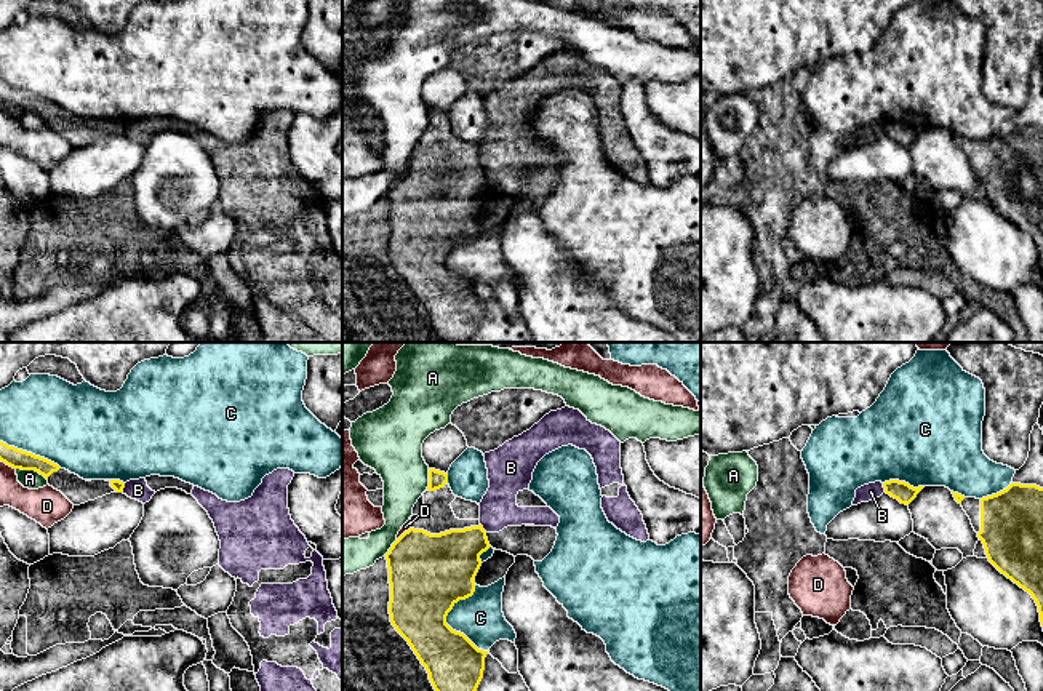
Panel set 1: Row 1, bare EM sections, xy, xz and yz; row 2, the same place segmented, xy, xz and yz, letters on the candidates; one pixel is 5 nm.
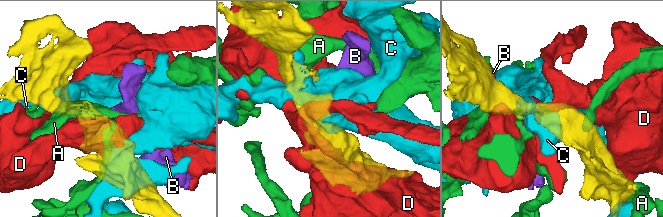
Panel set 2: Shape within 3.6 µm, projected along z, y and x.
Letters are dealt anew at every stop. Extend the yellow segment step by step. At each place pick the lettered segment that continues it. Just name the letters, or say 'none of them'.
none of them

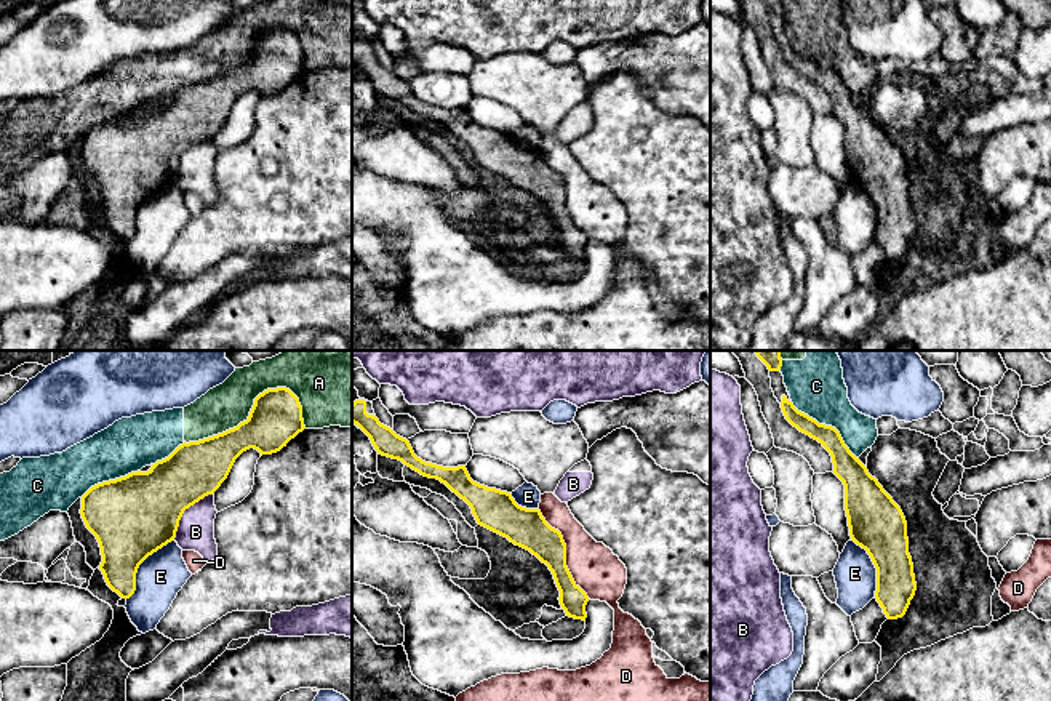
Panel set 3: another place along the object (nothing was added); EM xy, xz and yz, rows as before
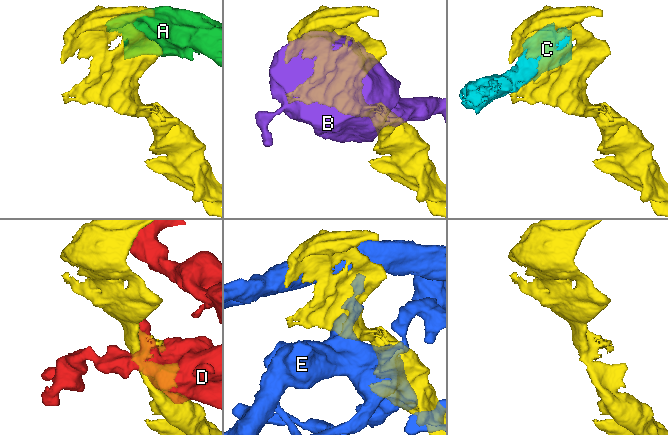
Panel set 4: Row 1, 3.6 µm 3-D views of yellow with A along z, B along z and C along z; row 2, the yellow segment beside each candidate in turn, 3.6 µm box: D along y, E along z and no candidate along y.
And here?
none of them

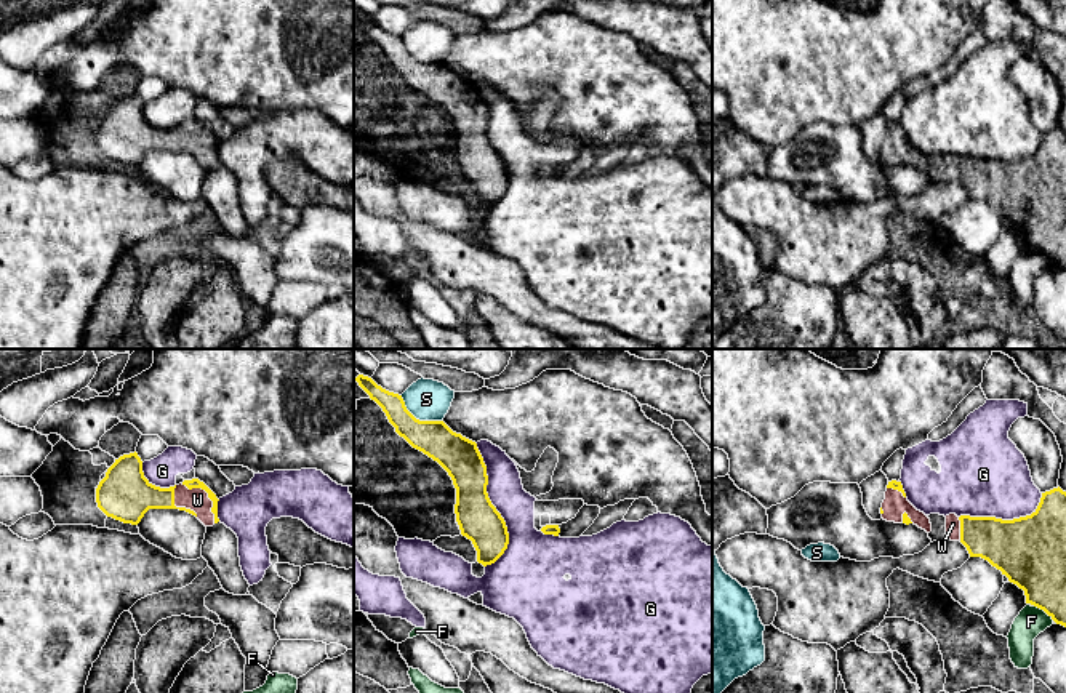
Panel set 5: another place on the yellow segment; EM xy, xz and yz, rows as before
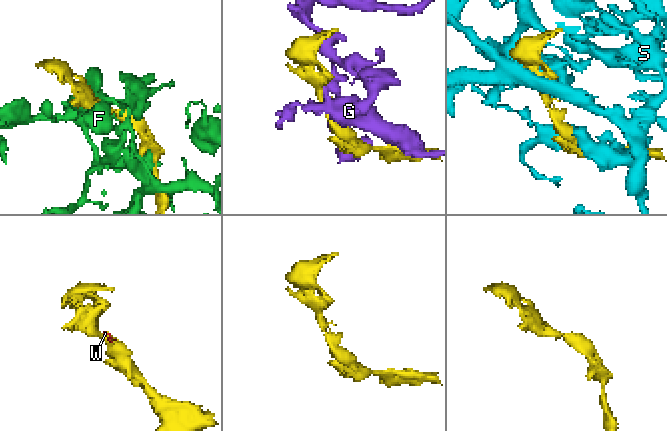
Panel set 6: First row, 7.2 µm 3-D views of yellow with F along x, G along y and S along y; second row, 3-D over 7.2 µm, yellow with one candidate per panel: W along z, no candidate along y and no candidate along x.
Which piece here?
W

